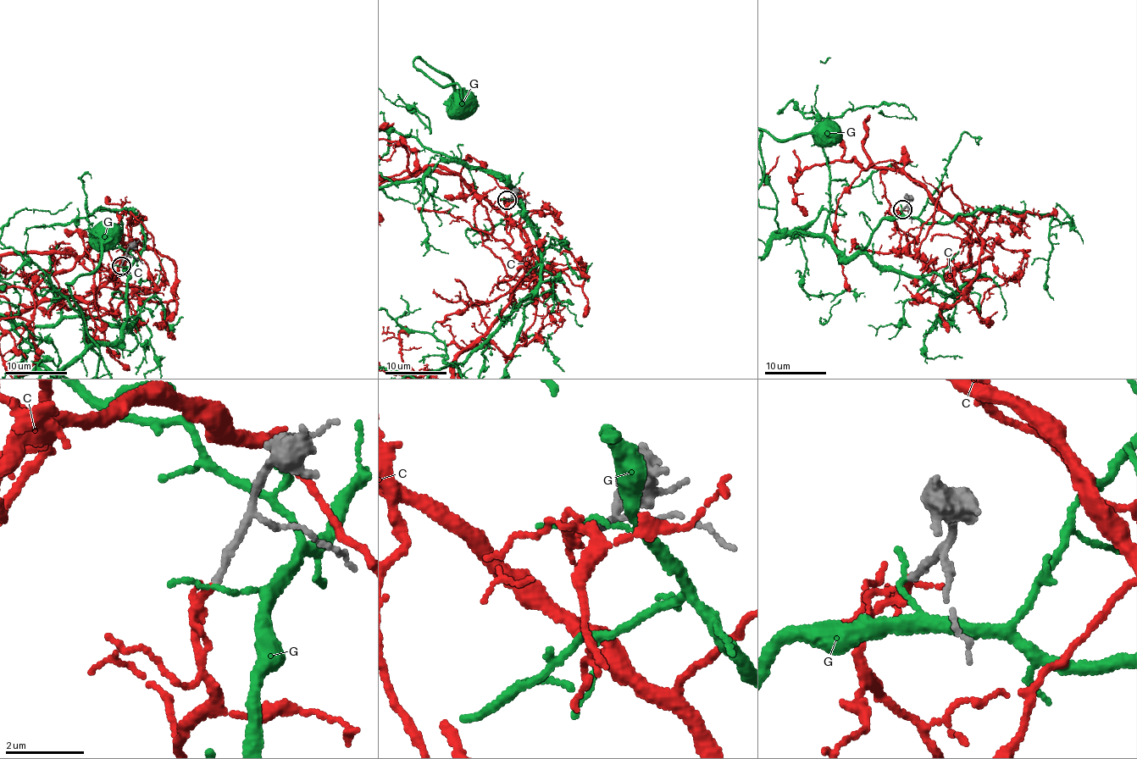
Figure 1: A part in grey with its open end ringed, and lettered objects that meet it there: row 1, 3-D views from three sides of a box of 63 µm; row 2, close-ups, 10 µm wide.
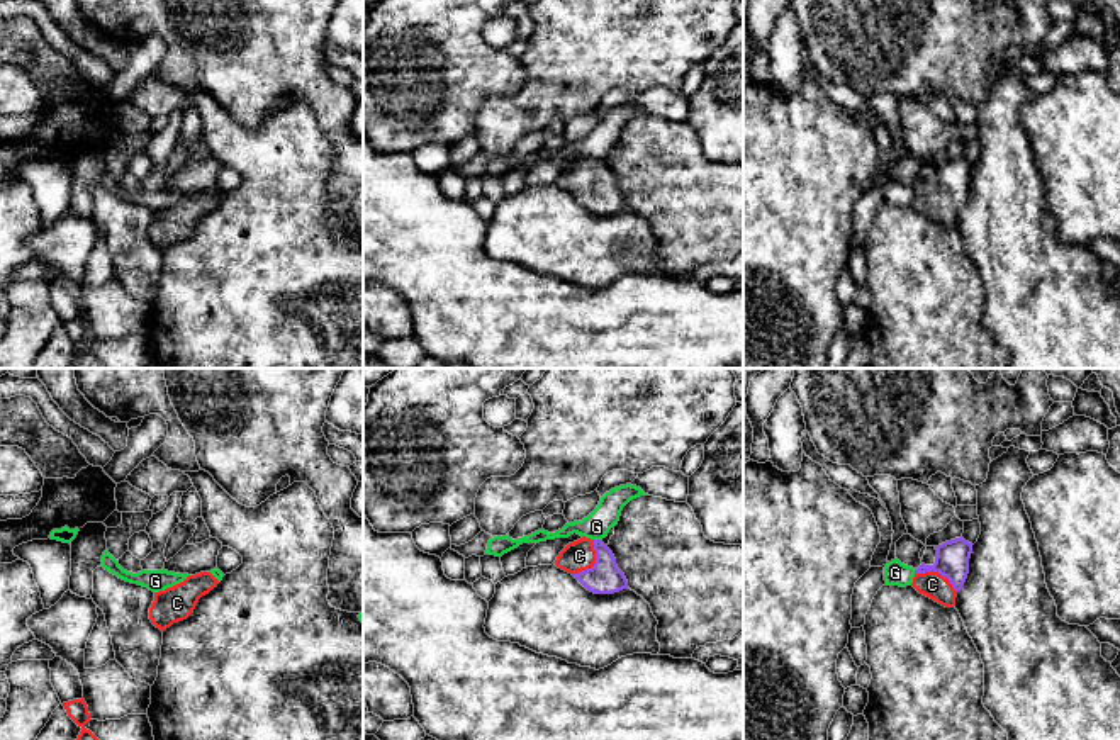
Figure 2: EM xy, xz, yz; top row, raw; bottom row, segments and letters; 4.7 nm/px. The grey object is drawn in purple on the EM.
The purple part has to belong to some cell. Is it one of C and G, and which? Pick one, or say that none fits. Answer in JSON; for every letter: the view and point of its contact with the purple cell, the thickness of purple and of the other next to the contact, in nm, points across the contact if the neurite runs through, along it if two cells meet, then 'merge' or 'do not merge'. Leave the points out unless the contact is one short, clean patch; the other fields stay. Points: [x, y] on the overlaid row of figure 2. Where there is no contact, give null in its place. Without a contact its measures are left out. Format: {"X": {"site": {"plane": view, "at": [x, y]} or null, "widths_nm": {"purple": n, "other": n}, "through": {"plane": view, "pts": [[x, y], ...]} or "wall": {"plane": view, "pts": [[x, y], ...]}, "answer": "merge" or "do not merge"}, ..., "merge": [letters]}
{"C": {"site": {"plane": "xz", "at": [594, 564]}, "widths_nm": {"purple": 160, "other": 140}, "through": {"plane": "xz", "pts": [[604, 577], [594, 564], [579, 555]]}, "answer": "merge"}, "G": {"site": {"plane": "xz", "at": [598, 540]}, "widths_nm": {"purple": 160, "other": 130}, "wall": {"plane": "xz", "pts": [[594, 538], [599, 540]]}, "answer": "do not merge"}, "merge": ["C"]}

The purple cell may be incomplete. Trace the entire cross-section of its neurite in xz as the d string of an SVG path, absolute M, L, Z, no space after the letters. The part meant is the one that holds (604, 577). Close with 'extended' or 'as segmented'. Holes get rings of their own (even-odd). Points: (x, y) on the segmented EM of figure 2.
M582 536L568 543L557 557L555 565L572 574L594 594L614 594L628 587L613 552L601 540Z; extended

